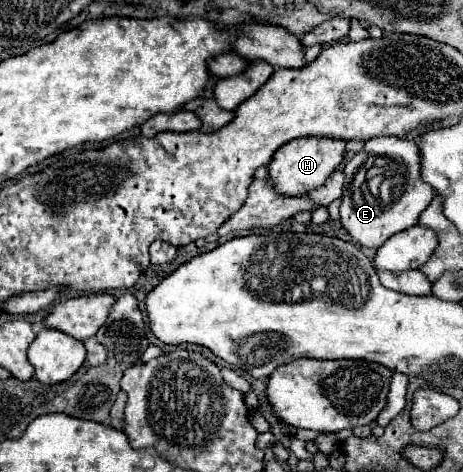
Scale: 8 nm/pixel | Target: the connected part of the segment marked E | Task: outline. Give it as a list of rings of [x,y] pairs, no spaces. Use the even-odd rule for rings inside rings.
[[[385,136],[371,138],[345,166],[345,190],[341,202],[341,224],[355,242],[367,248],[379,248],[389,236],[417,224],[419,214],[429,206],[435,190],[421,178],[421,152],[415,140]],[[395,174],[395,196],[379,196],[379,186]]]

